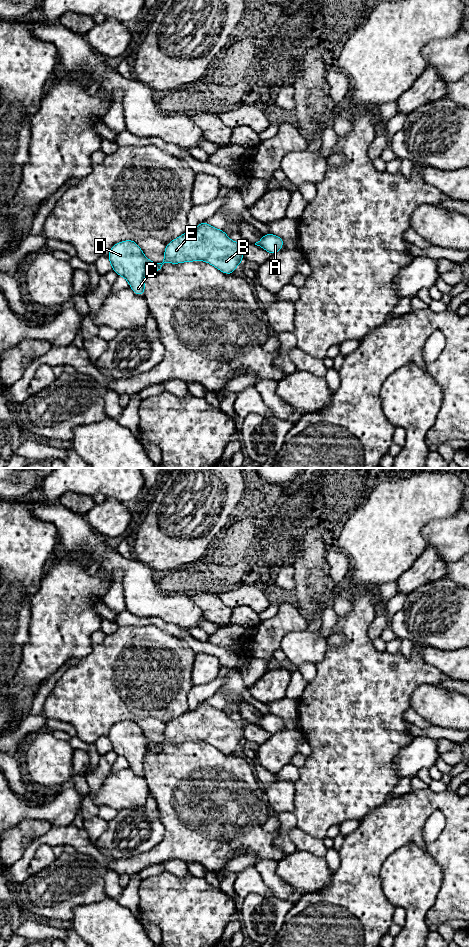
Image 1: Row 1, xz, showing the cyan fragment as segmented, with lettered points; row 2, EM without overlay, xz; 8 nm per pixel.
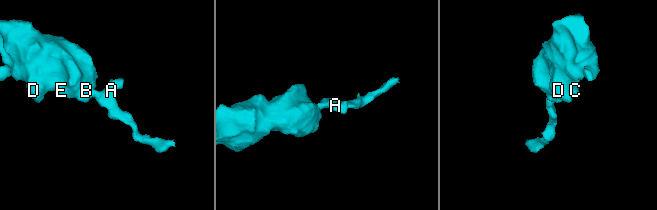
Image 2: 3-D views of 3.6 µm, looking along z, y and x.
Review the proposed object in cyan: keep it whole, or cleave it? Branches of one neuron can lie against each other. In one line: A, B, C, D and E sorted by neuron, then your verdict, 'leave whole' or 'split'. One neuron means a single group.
A B C D E; leave whole

